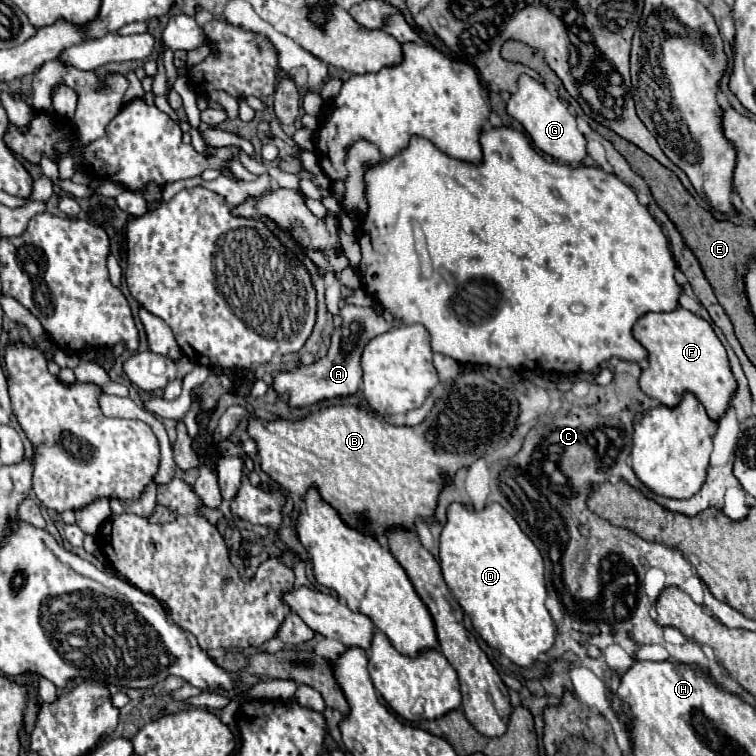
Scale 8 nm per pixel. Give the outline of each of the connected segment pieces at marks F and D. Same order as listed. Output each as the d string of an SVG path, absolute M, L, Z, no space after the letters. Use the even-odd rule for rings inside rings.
M683 307L669 313L645 313L633 325L633 337L649 353L649 367L643 369L639 379L639 387L645 395L667 407L675 407L683 393L691 391L705 405L711 419L721 419L735 391L735 379L729 369L725 347L705 319Z
M453 501L447 507L447 523L443 525L439 539L439 565L449 591L459 601L461 609L471 617L475 631L479 631L479 635L491 647L499 649L513 663L529 667L541 653L553 647L555 625L545 607L547 587L543 577L543 557L505 507L491 503L483 509L473 509L469 505Z

